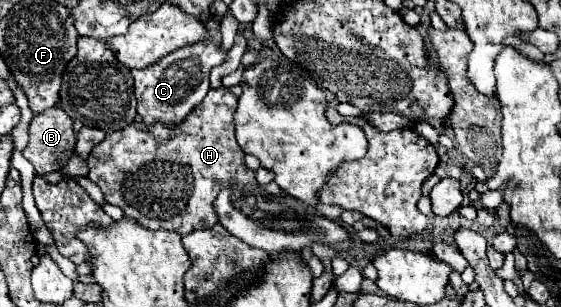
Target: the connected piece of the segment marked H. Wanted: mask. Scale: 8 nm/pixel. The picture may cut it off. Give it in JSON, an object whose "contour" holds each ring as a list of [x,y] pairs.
{"contour":[[[220,87],[220,89],[210,89],[208,95],[202,99],[202,103],[184,119],[184,123],[180,123],[178,127],[162,127],[162,125],[154,125],[150,127],[150,131],[142,125],[142,123],[132,123],[124,129],[118,129],[118,131],[112,131],[104,137],[104,141],[100,141],[88,155],[88,167],[90,167],[90,173],[88,177],[102,189],[104,193],[104,199],[110,203],[110,205],[118,205],[126,217],[134,219],[136,223],[140,223],[142,227],[146,229],[168,229],[168,231],[174,231],[174,233],[180,233],[180,235],[188,235],[196,229],[210,229],[212,225],[218,223],[218,215],[216,215],[216,209],[214,209],[214,199],[218,197],[218,193],[226,187],[230,187],[235,183],[250,183],[250,169],[248,169],[244,163],[245,153],[240,151],[238,143],[236,143],[236,135],[234,135],[234,113],[236,113],[236,101],[238,97],[226,89],[226,87]]]}

